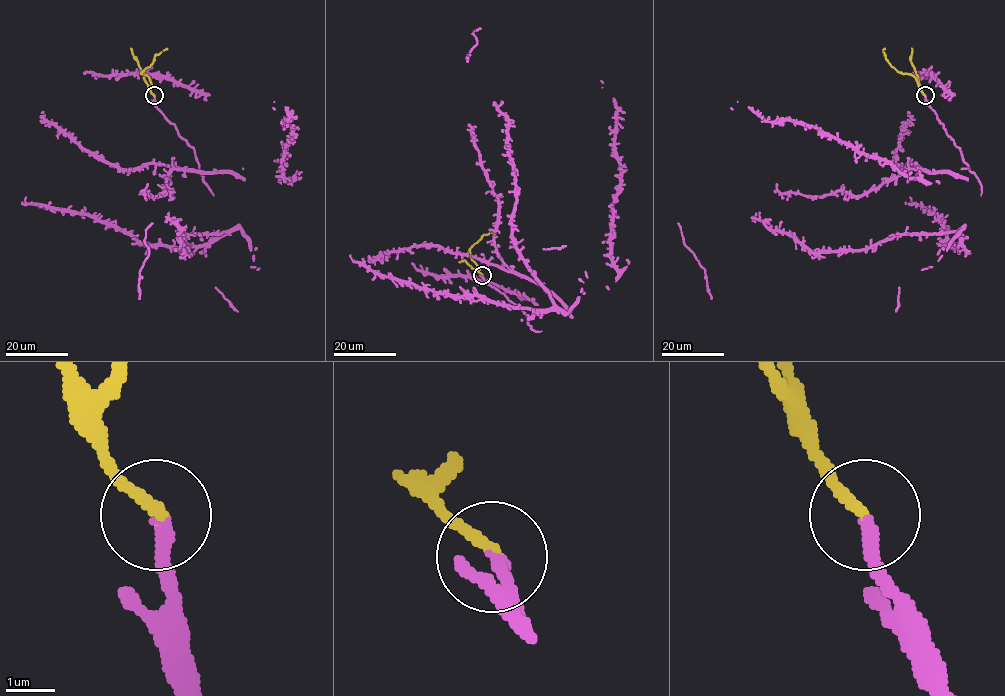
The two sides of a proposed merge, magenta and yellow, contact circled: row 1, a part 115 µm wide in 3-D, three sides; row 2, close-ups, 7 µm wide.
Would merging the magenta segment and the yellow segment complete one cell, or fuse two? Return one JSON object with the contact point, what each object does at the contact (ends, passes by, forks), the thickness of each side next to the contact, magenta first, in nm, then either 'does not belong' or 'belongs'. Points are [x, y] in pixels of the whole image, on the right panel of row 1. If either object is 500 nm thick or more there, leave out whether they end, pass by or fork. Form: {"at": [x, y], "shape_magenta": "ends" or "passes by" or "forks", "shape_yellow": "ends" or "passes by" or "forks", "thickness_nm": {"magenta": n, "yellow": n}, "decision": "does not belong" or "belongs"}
{"at": [925, 95], "shape_magenta": "ends", "shape_yellow": "ends", "thickness_nm": {"magenta": 260, "yellow": 240}, "decision": "belongs"}

